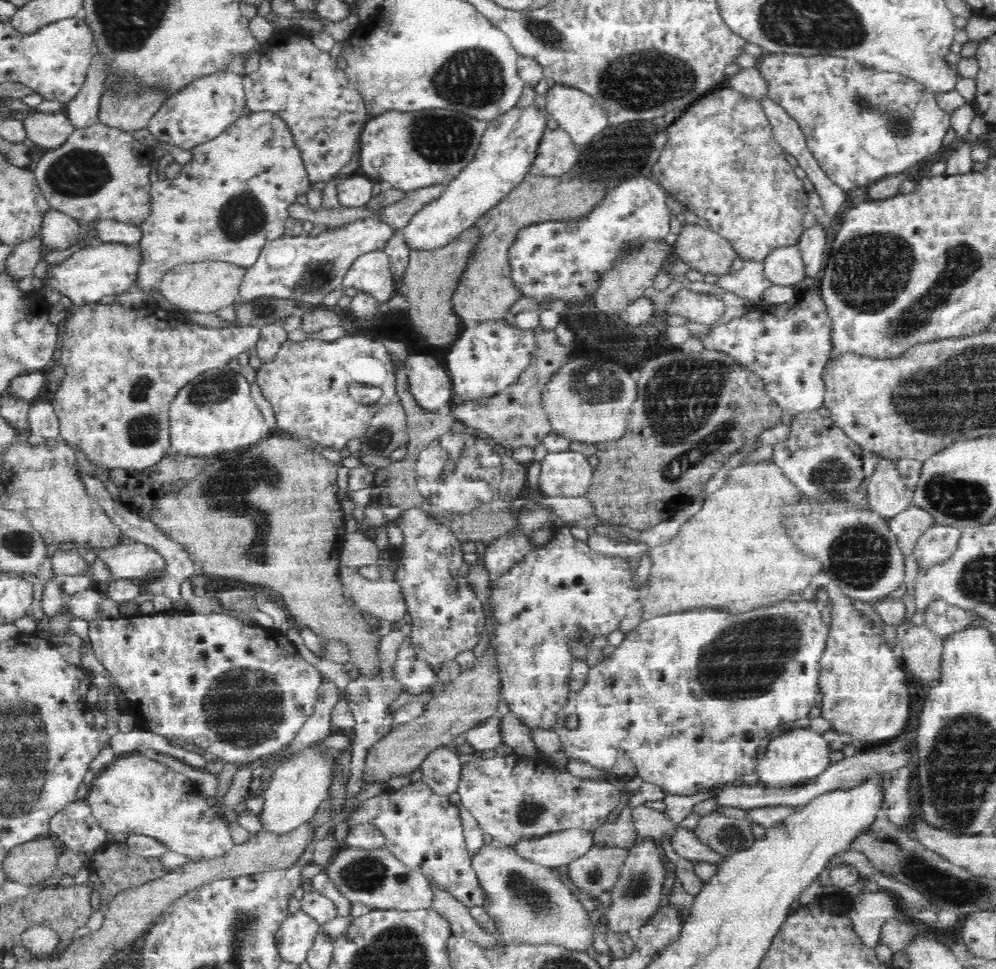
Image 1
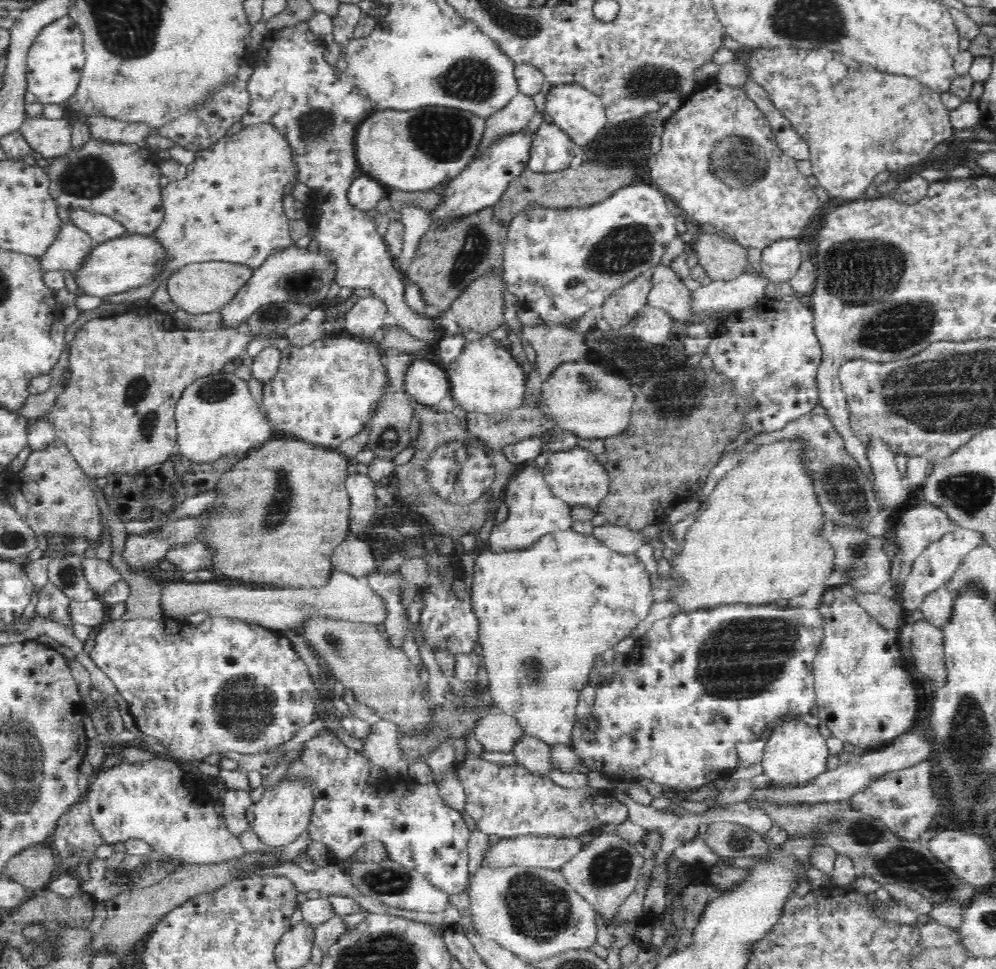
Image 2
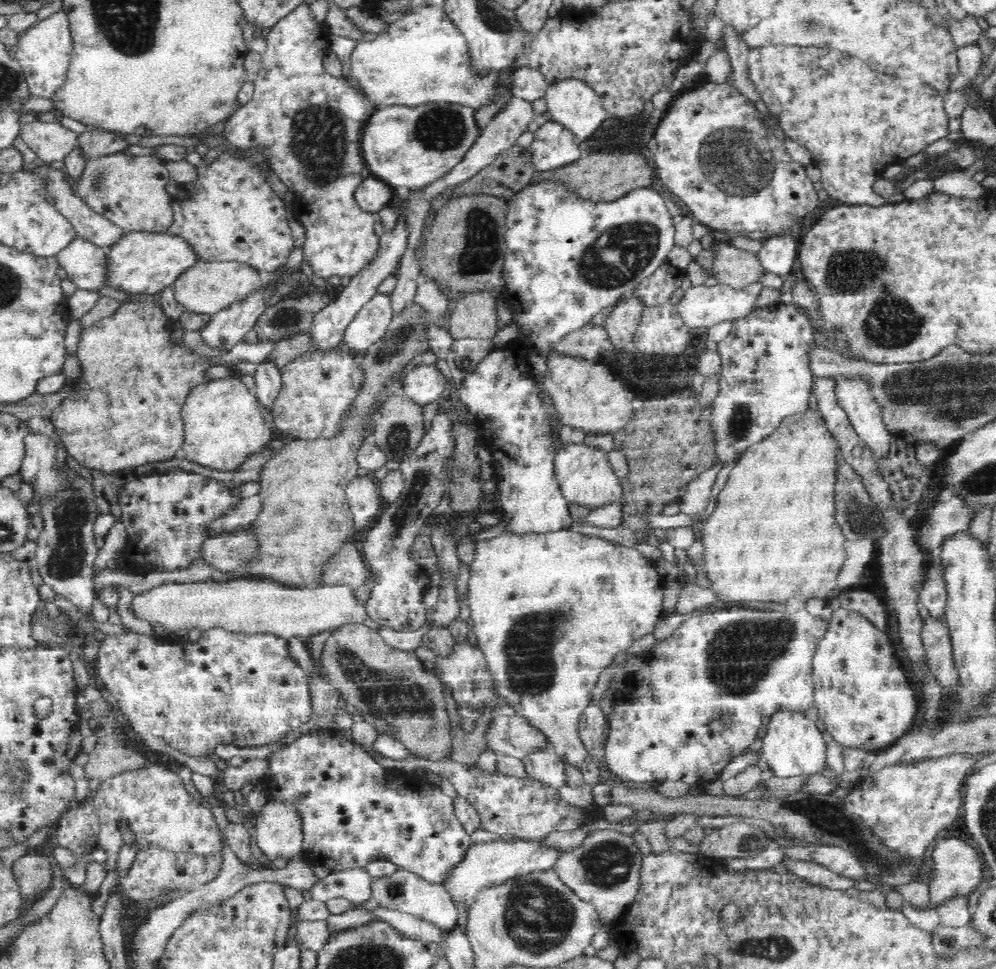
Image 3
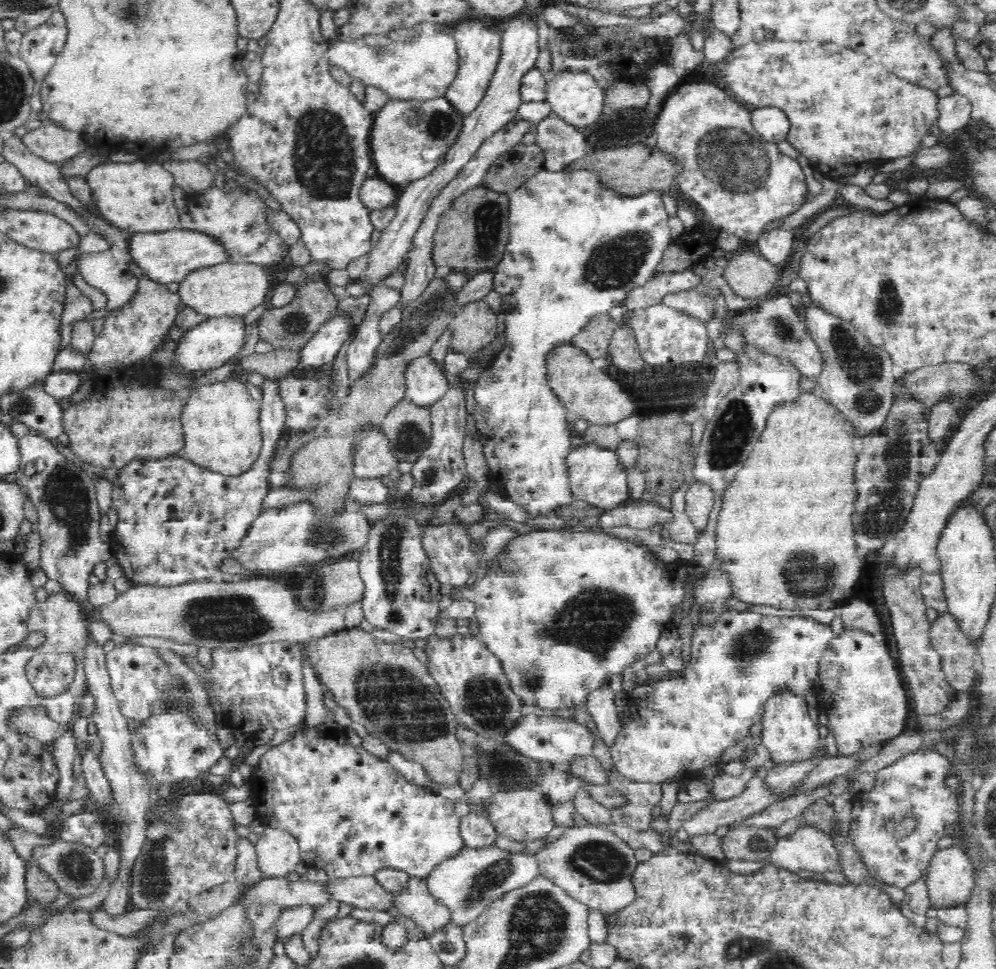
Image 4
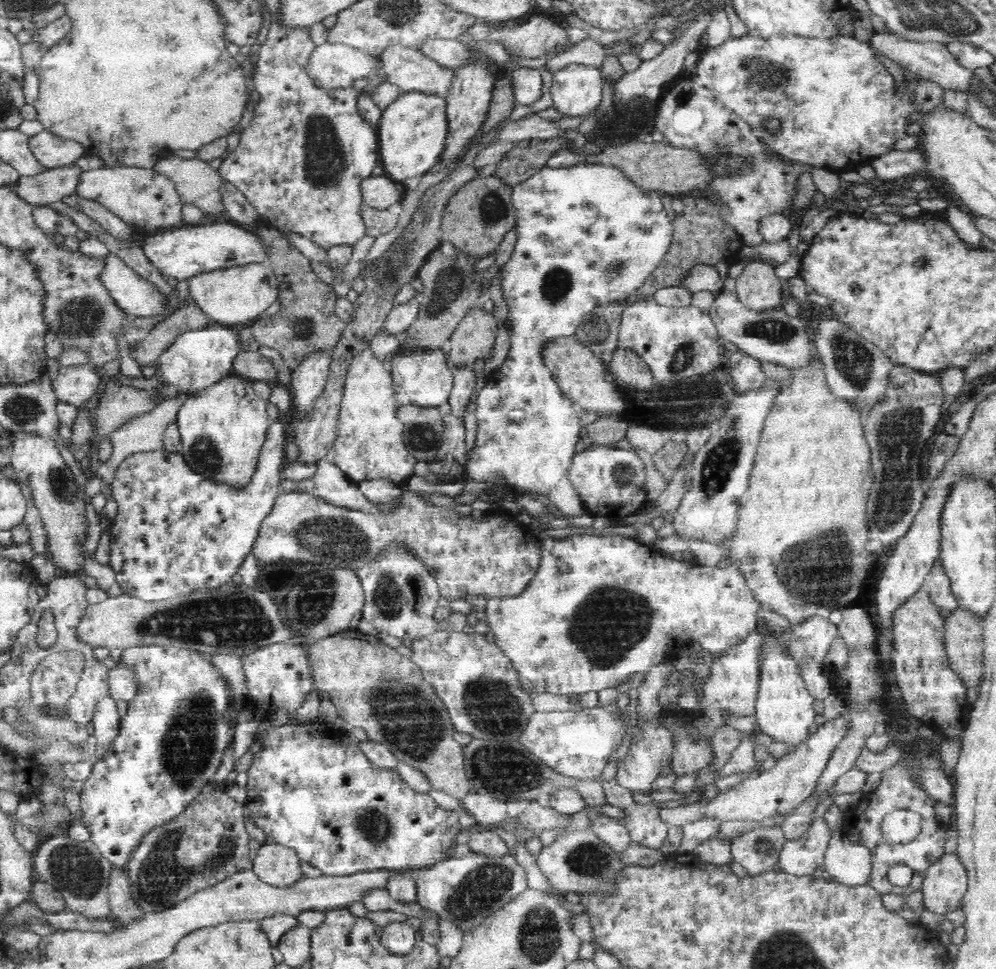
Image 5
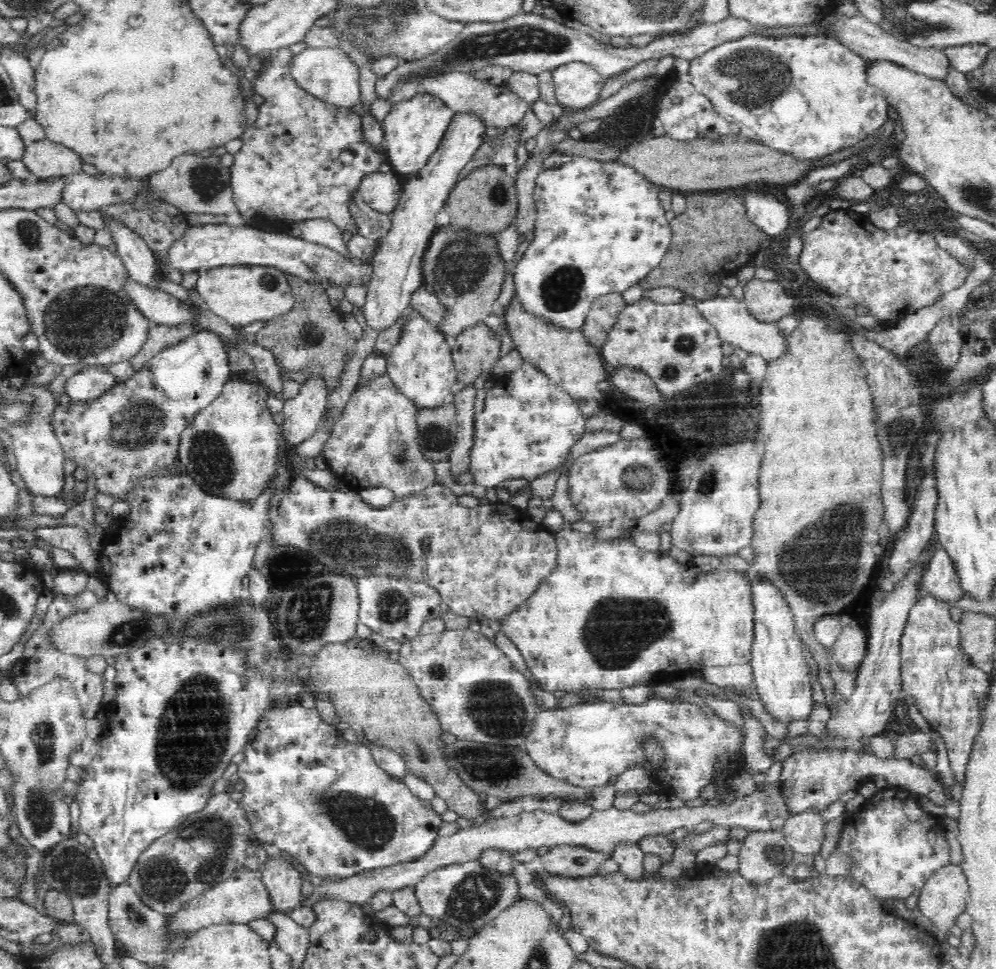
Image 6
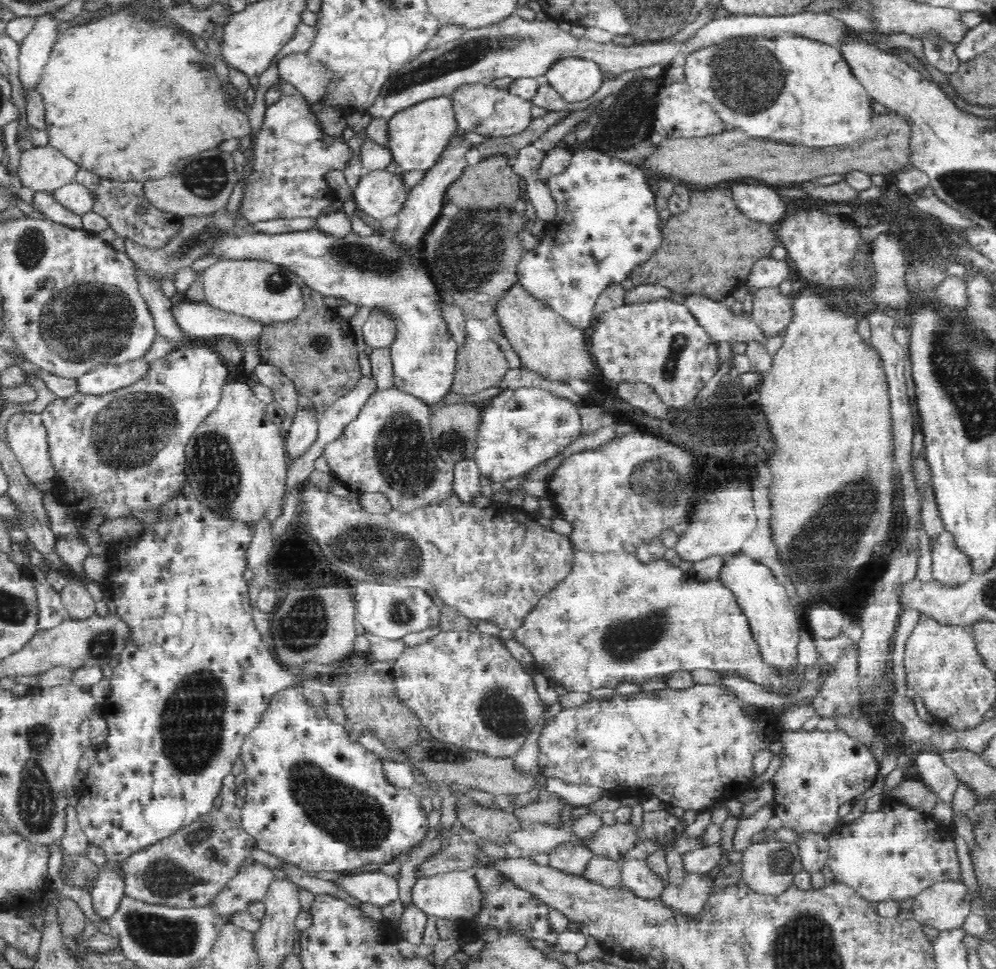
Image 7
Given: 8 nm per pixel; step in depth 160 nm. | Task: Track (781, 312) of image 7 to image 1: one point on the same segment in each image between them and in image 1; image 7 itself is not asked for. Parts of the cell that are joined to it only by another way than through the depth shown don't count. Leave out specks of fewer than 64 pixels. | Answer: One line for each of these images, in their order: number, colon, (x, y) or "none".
1: (703, 249)
2: (722, 259)
3: (733, 266)
4: (750, 276)
5: (758, 288)
6: (767, 300)

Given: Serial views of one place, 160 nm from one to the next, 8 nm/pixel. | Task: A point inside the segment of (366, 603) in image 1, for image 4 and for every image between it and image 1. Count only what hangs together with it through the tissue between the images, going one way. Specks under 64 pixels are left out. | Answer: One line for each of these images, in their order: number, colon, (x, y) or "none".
2: (345, 597)
3: (241, 605)
4: (228, 614)

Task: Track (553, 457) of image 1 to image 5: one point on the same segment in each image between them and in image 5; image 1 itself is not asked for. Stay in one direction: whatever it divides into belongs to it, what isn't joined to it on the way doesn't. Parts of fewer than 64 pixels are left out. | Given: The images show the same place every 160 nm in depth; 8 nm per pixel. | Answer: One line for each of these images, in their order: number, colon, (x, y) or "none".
2: (575, 476)
3: (584, 474)
4: (595, 475)
5: (611, 481)

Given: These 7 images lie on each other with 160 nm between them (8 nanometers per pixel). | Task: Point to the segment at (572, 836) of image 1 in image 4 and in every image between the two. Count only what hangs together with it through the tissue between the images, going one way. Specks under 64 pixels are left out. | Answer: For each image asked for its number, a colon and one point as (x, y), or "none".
2: (550, 852)
3: (487, 863)
4: (467, 883)

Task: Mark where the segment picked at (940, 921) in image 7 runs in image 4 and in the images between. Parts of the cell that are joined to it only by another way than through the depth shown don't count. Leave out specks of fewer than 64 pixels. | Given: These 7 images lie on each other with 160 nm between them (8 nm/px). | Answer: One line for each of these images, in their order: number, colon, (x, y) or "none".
4: (951, 876)
5: (946, 881)
6: (944, 896)

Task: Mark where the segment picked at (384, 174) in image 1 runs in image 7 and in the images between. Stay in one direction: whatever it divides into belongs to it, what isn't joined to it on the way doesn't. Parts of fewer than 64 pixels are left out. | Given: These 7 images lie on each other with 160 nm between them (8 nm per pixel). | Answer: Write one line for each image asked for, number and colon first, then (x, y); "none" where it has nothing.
2: (413, 151)
3: (408, 149)
4: (409, 139)
5: (413, 132)
6: (413, 130)
7: (418, 135)

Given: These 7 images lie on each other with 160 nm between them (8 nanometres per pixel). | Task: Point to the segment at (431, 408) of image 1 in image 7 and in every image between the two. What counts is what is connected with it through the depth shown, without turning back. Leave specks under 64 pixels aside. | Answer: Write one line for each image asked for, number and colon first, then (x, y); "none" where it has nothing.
2: (426, 382)
3: (424, 384)
4: (425, 384)
5: (424, 378)
6: (421, 366)
7: (368, 272)

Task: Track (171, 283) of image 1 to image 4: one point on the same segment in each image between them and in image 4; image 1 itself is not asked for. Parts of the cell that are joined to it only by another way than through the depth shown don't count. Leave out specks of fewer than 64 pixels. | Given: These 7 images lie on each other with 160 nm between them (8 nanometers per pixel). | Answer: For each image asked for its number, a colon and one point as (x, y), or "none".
2: (199, 288)
3: (206, 288)
4: (227, 288)

